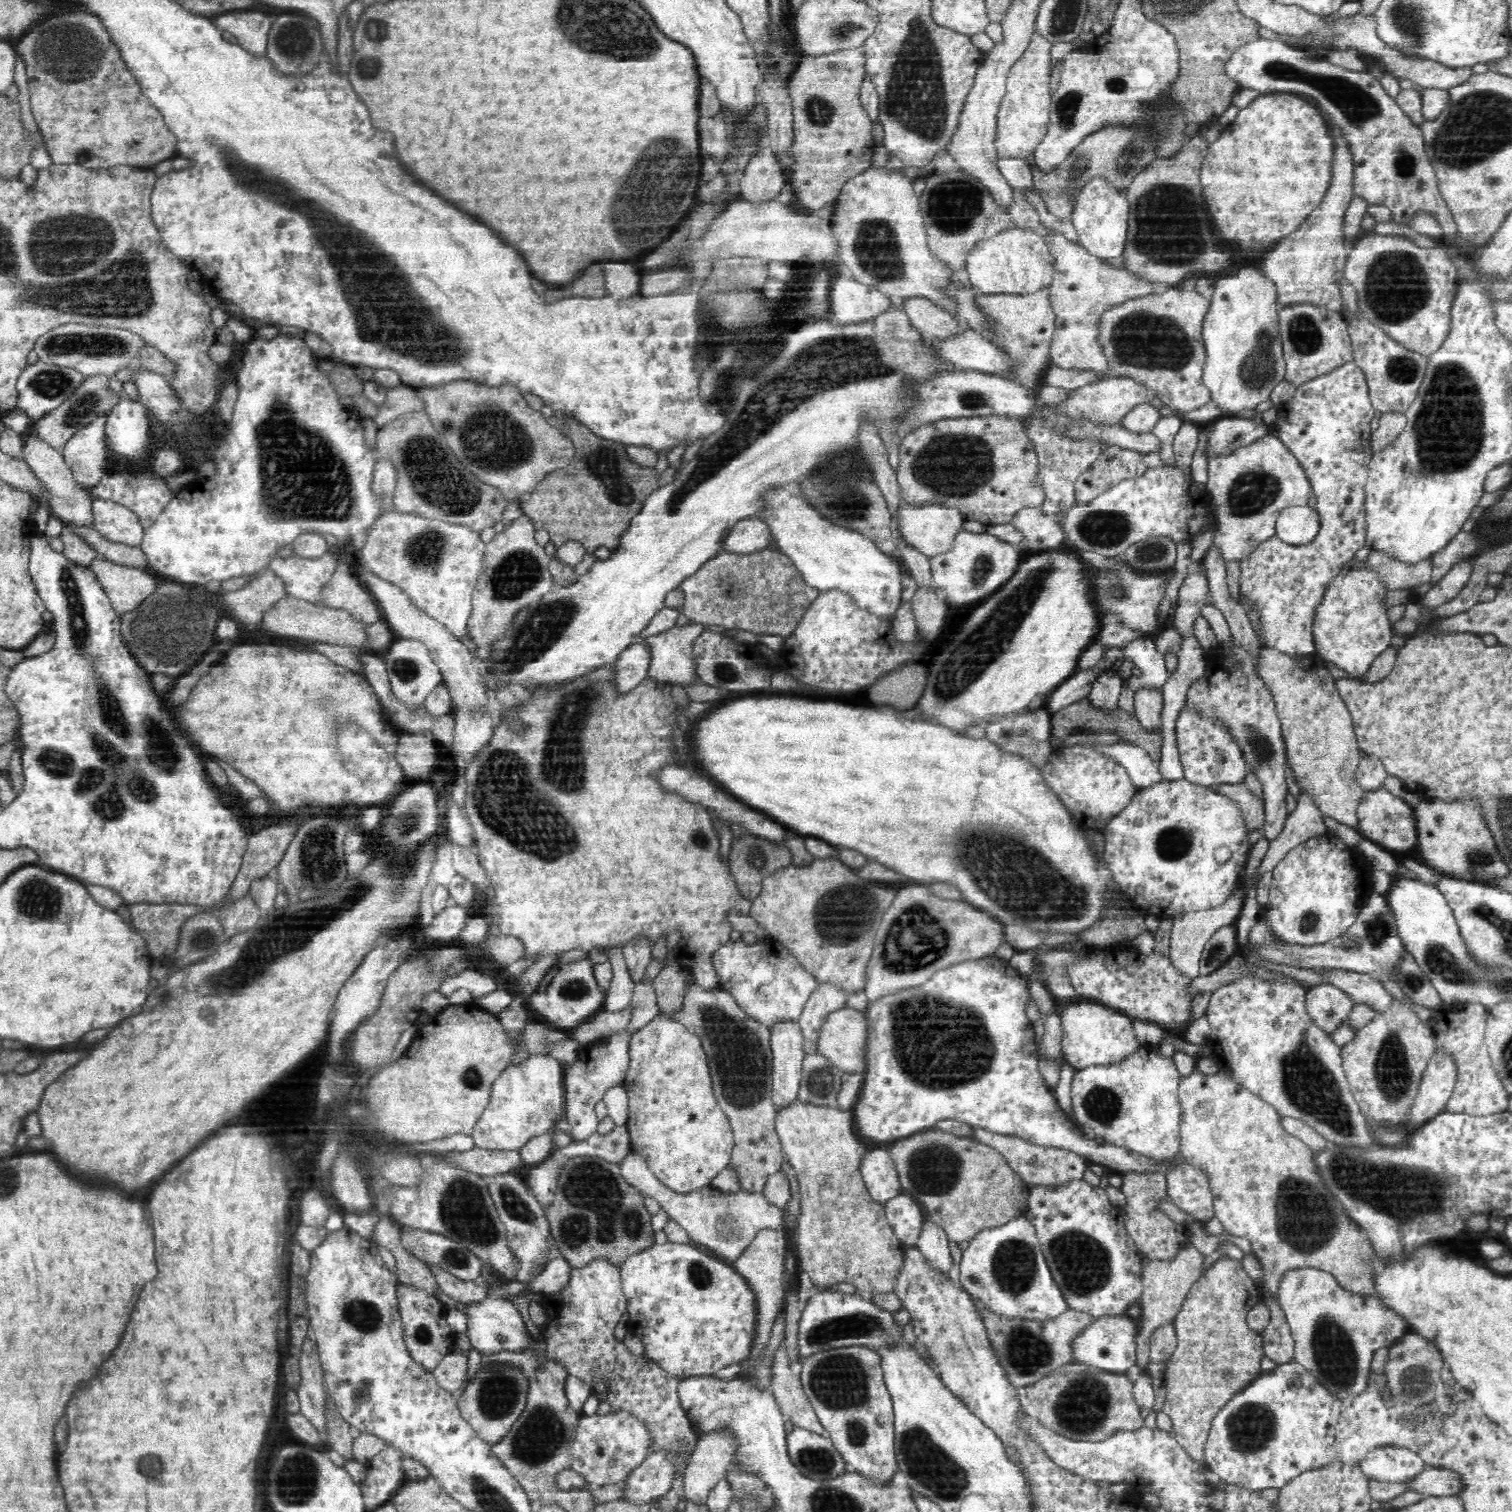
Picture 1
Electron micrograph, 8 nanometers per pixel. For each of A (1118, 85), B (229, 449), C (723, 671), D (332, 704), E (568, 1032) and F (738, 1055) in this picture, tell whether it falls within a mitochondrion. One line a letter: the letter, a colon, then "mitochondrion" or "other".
A: mitochondrion
B: other
C: mitochondrion
D: mitochondrion
E: other
F: mitochondrion

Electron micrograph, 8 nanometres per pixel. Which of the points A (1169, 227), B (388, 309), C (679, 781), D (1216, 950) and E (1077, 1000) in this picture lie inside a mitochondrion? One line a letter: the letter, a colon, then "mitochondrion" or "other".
A: mitochondrion
B: mitochondrion
C: other
D: mitochondrion
E: other

